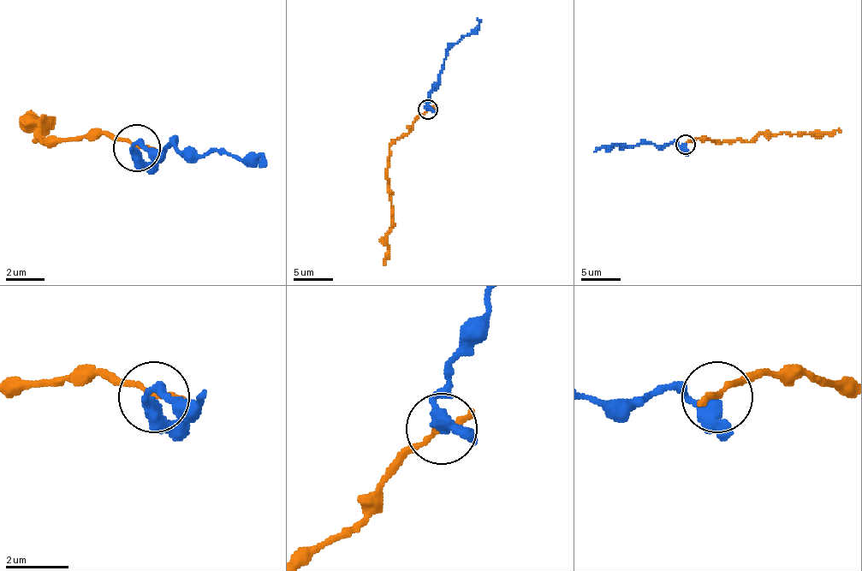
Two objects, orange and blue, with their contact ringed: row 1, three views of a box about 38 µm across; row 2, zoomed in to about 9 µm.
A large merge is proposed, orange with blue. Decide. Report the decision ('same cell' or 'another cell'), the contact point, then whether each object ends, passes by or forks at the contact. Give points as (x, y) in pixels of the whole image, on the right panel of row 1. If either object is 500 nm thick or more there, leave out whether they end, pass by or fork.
another cell | (686, 144) | orange ends | blue passes by

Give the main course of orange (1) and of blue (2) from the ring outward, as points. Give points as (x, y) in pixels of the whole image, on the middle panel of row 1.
1: (428, 110), (414, 121), (407, 133), (389, 147), (387, 176), (391, 231), (383, 264)
2: (428, 110), (430, 94), (438, 80), (446, 53), (477, 26), (477, 18)

